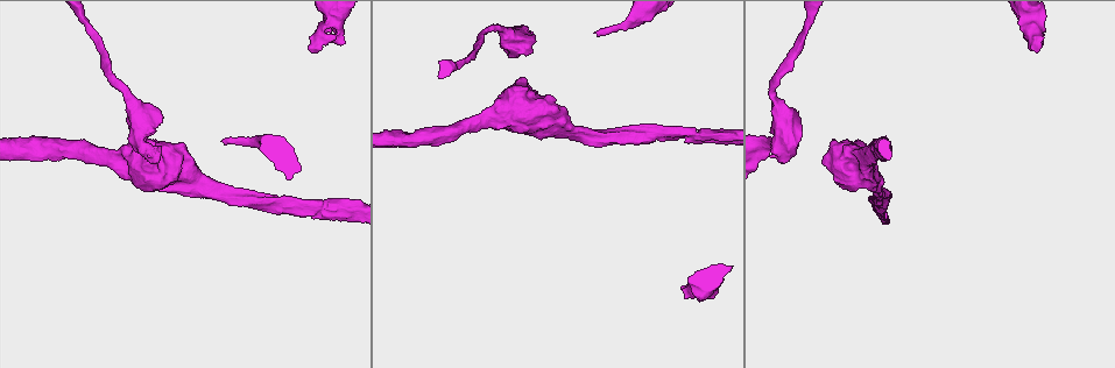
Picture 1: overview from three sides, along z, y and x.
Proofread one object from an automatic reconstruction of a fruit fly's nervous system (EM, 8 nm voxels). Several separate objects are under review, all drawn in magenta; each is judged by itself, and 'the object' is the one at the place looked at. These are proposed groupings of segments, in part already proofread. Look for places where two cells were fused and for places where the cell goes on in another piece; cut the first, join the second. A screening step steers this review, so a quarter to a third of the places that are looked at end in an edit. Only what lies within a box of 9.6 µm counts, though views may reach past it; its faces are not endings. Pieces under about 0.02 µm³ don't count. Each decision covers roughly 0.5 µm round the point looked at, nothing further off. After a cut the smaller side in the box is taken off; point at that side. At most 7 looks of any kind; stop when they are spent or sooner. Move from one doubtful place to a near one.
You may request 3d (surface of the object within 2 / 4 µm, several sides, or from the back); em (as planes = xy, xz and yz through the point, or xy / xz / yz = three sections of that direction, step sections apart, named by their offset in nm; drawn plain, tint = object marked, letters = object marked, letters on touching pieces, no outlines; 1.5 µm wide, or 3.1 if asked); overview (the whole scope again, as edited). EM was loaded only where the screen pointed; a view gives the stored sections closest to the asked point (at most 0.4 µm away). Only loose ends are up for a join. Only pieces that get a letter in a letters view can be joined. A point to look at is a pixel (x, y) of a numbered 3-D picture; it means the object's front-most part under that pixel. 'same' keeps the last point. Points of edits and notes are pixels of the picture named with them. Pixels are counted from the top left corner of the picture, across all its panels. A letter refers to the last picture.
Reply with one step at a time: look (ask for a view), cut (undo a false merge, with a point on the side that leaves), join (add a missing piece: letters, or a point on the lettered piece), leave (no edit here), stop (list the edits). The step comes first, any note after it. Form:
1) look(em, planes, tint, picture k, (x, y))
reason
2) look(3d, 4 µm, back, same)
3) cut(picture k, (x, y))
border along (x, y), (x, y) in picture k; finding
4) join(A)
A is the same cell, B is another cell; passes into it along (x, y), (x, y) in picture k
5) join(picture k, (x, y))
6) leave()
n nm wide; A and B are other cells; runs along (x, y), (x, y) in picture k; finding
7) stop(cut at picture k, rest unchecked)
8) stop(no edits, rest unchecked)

look(em, planes, letters, picture 1, (772, 85))
thick turns thin

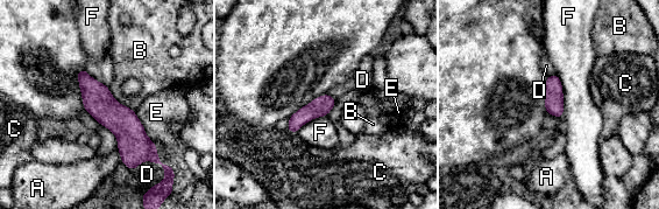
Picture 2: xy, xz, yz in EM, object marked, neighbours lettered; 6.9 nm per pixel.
leave()
A, B, C, D, E and F are other cells; runs along (80, 72), (97, 98), (154, 152) in picture 2; all the same cell

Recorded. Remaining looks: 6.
look(3d, 4 µm, picture 1, (596, 32))
tapers out

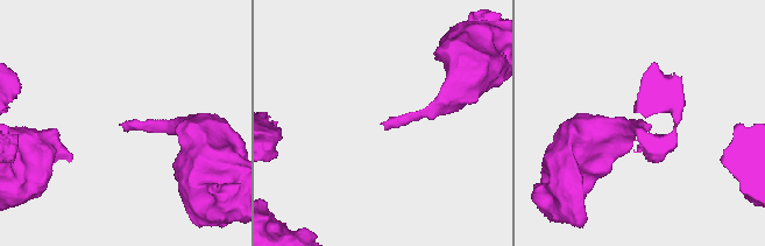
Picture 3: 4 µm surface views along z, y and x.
look(em, planes, letters, picture 3, (383, 125))

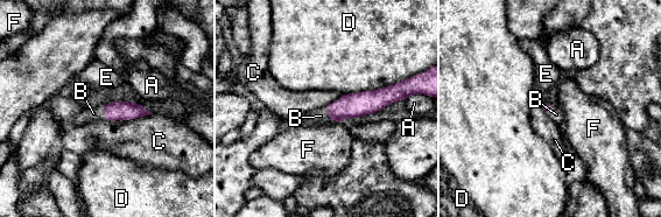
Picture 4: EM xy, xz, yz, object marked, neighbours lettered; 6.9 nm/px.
join(B)
B is the same cell, A, C, D, E and F are other cells; passes into it along (351, 105), (328, 113), (321, 116) in picture 4; it goes on there

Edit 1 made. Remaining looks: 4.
look(em, planes, letters, picture 1, (713, 296))
free end

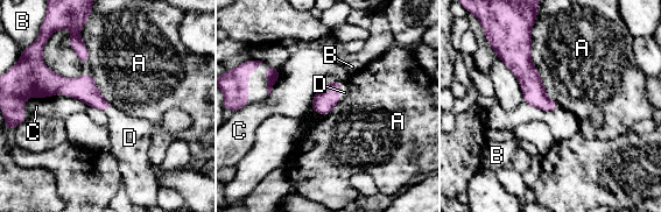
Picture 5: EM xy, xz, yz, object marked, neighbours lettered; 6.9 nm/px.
join(D)
D is the same cell, A, B and C are other cells; passes into it along (323, 103), (339, 92), (344, 86) in picture 5; it goes on there

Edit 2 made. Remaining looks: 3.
stop(join at picture 4, join at picture 5, rest unchecked)

